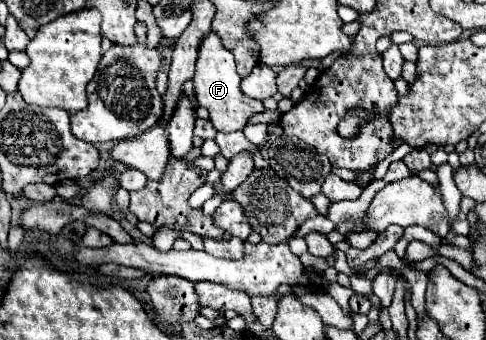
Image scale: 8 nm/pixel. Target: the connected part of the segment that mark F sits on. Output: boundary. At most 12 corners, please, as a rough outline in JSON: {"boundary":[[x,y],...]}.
{"boundary":[[215,31],[199,45],[193,87],[221,133],[261,101],[243,95],[233,53]]}

